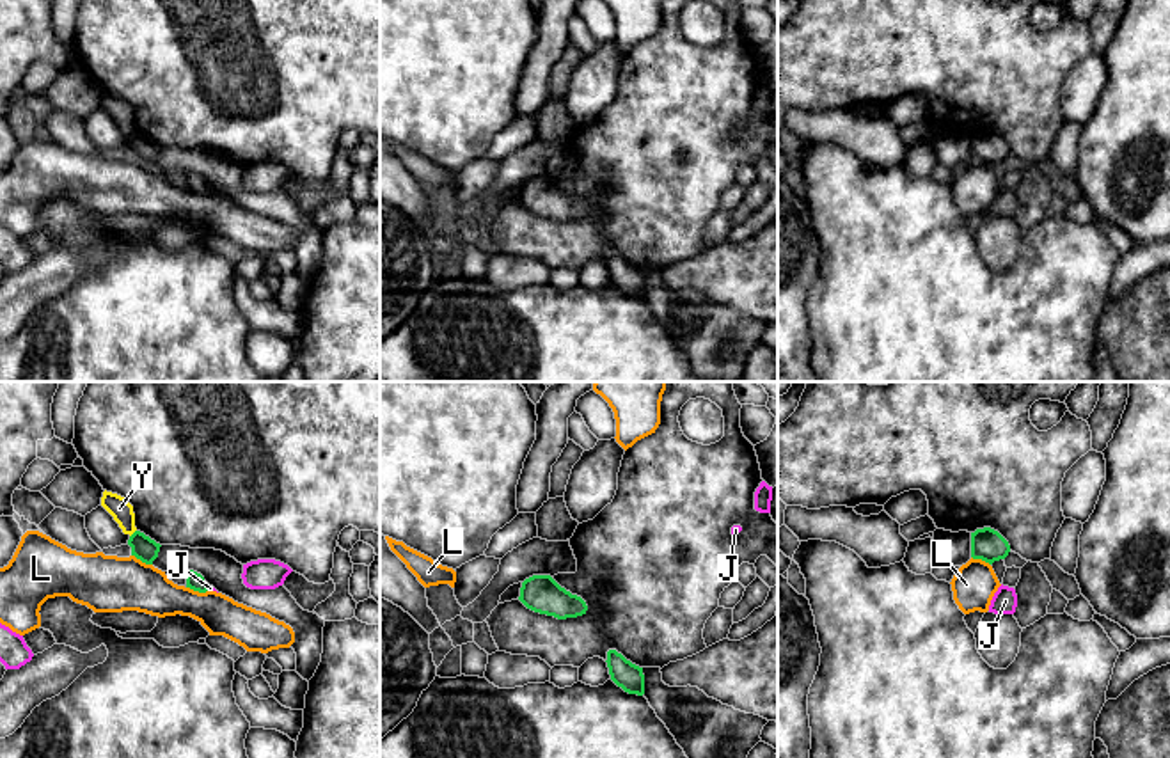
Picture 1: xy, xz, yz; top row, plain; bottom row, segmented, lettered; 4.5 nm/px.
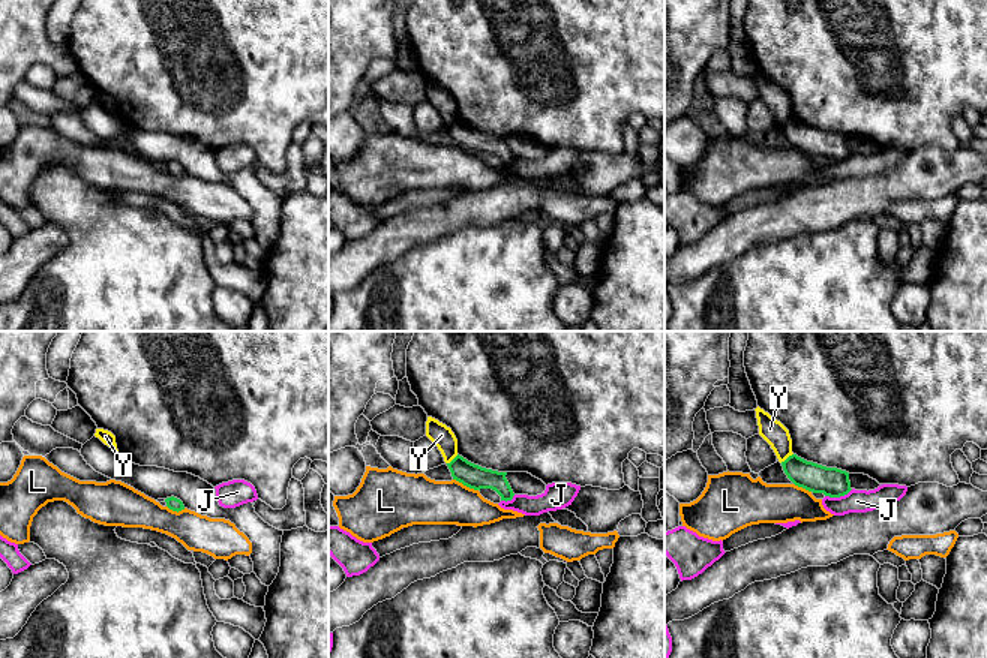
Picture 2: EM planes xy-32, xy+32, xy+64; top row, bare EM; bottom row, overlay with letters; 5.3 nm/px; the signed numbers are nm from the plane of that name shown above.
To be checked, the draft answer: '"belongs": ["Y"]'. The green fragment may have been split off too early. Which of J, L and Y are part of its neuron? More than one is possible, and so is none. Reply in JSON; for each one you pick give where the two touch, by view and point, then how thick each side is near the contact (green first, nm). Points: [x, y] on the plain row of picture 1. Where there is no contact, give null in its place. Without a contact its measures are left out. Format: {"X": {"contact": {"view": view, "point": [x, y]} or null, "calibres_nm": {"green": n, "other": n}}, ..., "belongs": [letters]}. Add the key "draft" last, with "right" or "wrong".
{"belongs": [], "draft": "wrong"}

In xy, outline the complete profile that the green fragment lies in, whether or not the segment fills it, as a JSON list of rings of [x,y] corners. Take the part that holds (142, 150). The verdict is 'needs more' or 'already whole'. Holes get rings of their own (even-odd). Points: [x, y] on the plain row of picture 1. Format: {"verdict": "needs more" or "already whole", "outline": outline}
{"verdict": "already whole", "outline": [[[135,133],[130,142],[128,147],[131,149],[131,158],[135,158],[137,162],[140,162],[146,167],[153,167],[153,163],[158,160],[160,154],[160,146],[156,146],[154,142],[151,142],[149,138],[146,138],[140,133]]]}

